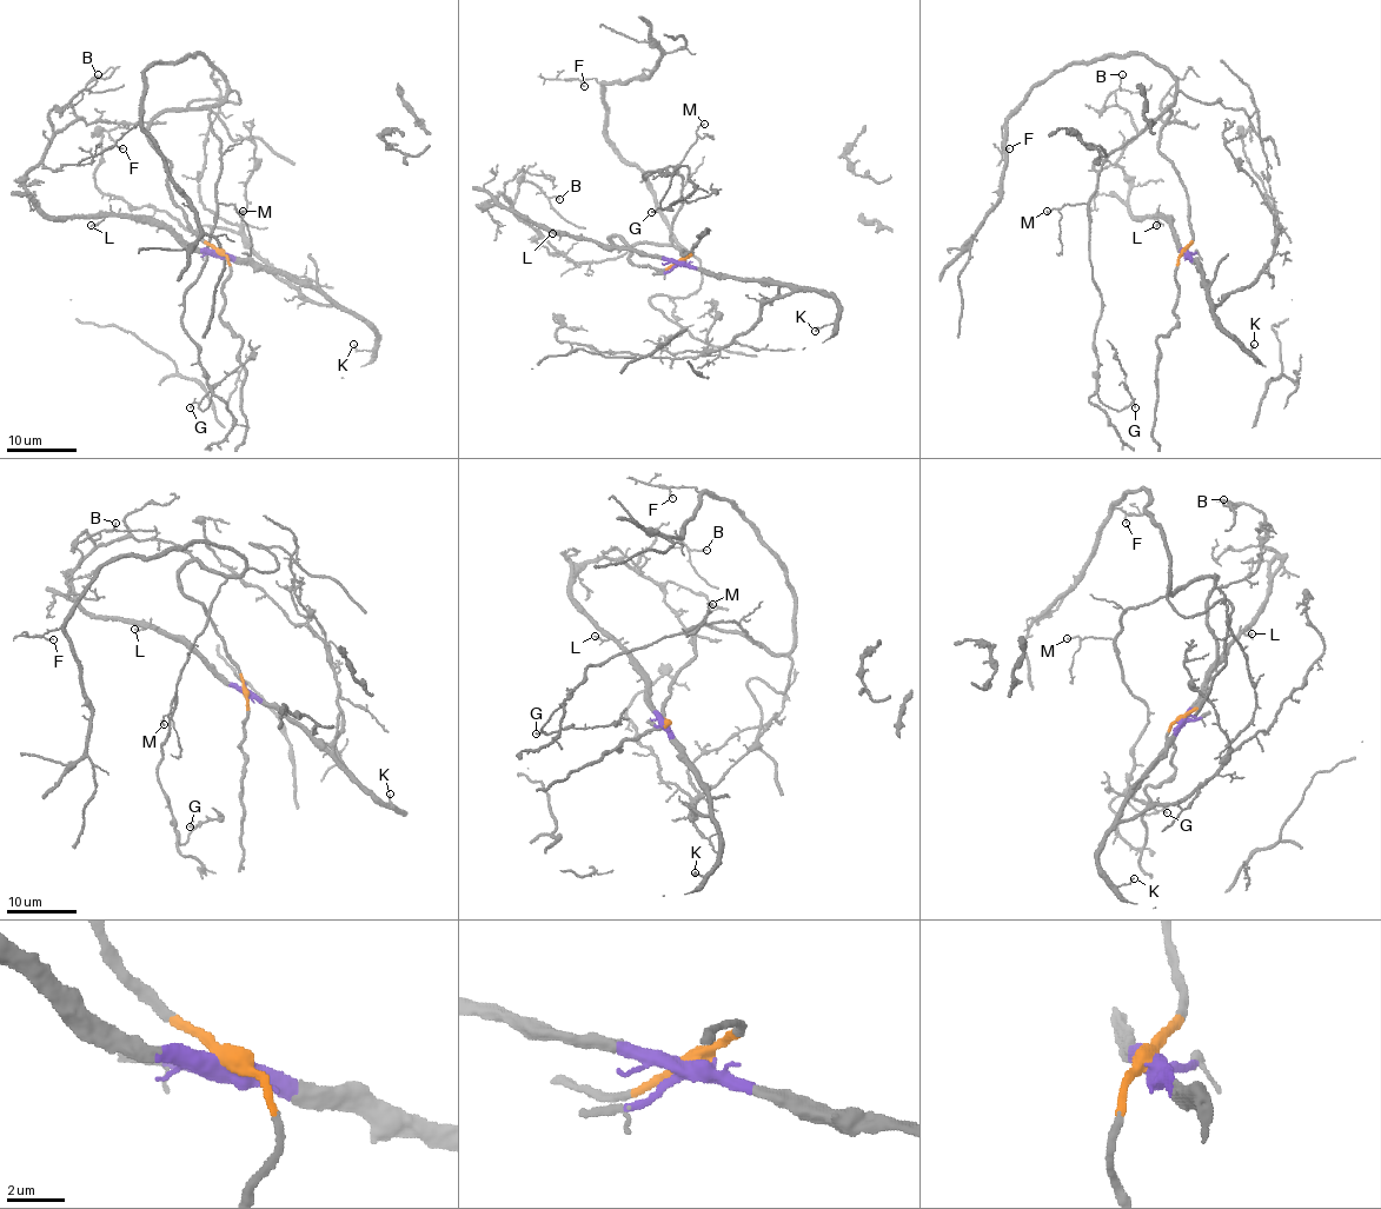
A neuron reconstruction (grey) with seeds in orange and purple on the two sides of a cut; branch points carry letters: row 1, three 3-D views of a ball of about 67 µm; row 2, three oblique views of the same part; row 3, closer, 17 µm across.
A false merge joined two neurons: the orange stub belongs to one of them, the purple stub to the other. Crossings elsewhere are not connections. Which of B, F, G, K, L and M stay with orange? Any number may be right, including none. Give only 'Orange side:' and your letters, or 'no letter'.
Orange side: F, G, M

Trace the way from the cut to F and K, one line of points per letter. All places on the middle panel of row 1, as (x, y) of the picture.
F: (679, 263), (636, 266), (610, 238), (689, 253), (652, 183), (608, 137), (604, 88), (578, 79), (585, 86)
K: (679, 263), (725, 277), (770, 278), (778, 284), (824, 291), (837, 303), (837, 319), (816, 331)

